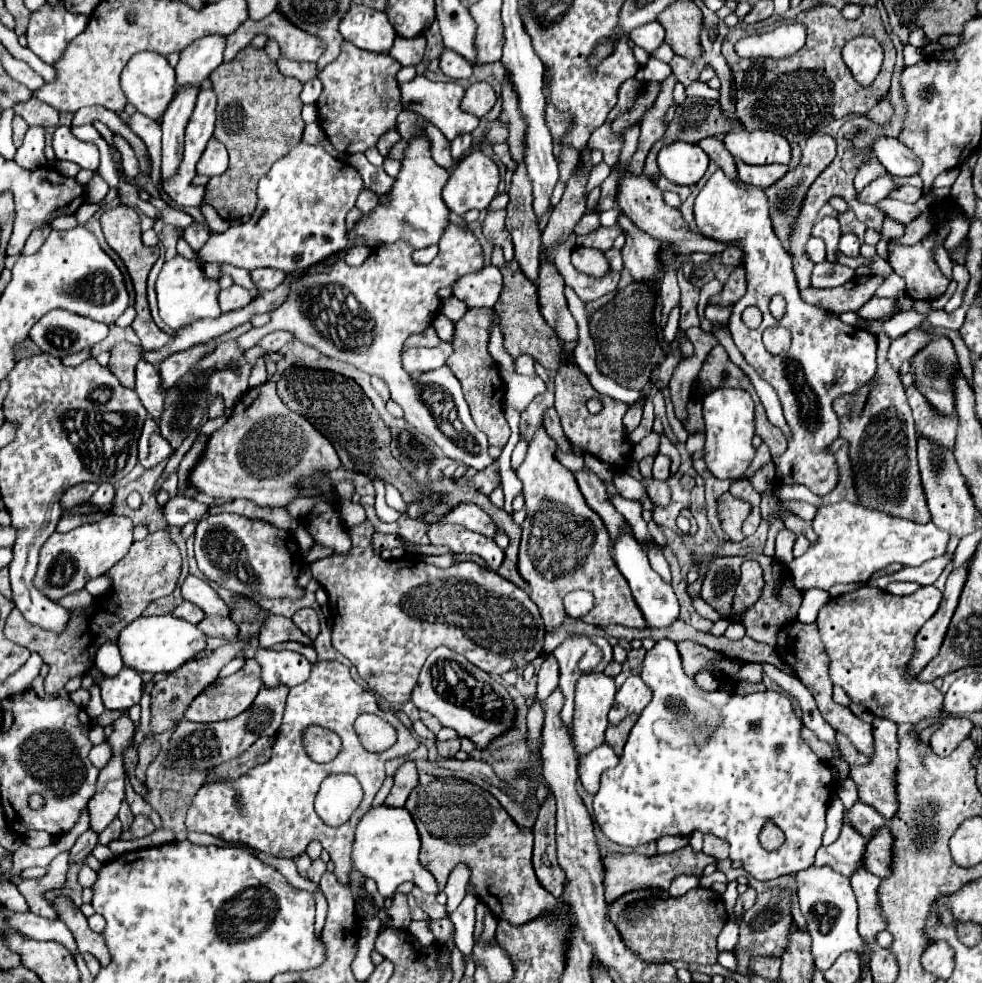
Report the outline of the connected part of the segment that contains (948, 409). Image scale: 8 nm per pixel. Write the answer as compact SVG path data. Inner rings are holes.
M935 336L917 356L917 388L941 412L953 414L953 394L949 394L949 370L957 364L957 354L947 336Z

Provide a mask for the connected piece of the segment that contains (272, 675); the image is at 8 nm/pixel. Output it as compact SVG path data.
M257 646L255 660L263 668L263 686L297 686L309 678L311 664L307 658L303 658L297 652L291 650L269 650L263 646Z

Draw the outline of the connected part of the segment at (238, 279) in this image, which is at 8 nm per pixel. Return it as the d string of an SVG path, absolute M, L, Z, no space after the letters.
M219 264L219 268L221 268L221 272L223 272L223 274L229 274L229 276L233 278L233 282L235 282L235 284L239 284L239 286L243 286L243 288L247 288L249 292L253 292L253 294L255 294L255 286L253 286L251 276L249 276L249 272L247 272L247 270L239 270L239 268L231 266L231 264Z

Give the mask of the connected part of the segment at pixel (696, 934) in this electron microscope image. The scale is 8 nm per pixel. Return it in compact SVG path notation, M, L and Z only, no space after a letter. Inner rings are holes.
M693 888L679 898L651 896L631 902L617 920L617 930L631 952L645 958L647 964L661 962L691 962L715 964L717 962L717 936L727 922L727 912L721 894L709 888Z

